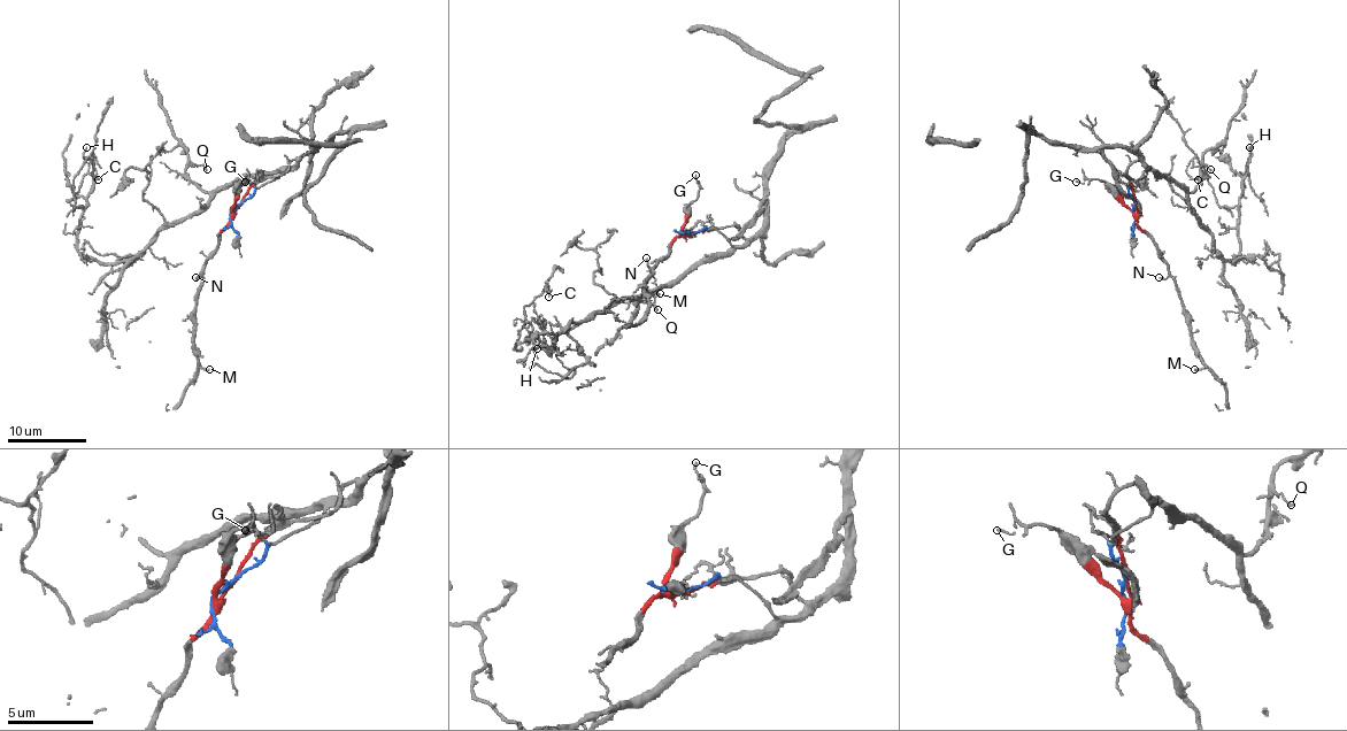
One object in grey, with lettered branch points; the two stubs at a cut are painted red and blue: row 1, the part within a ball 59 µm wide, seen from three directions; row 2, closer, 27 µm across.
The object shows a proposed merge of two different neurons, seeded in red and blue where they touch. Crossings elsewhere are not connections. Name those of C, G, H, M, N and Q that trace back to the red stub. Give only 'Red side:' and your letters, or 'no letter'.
Red side: G, M, N

